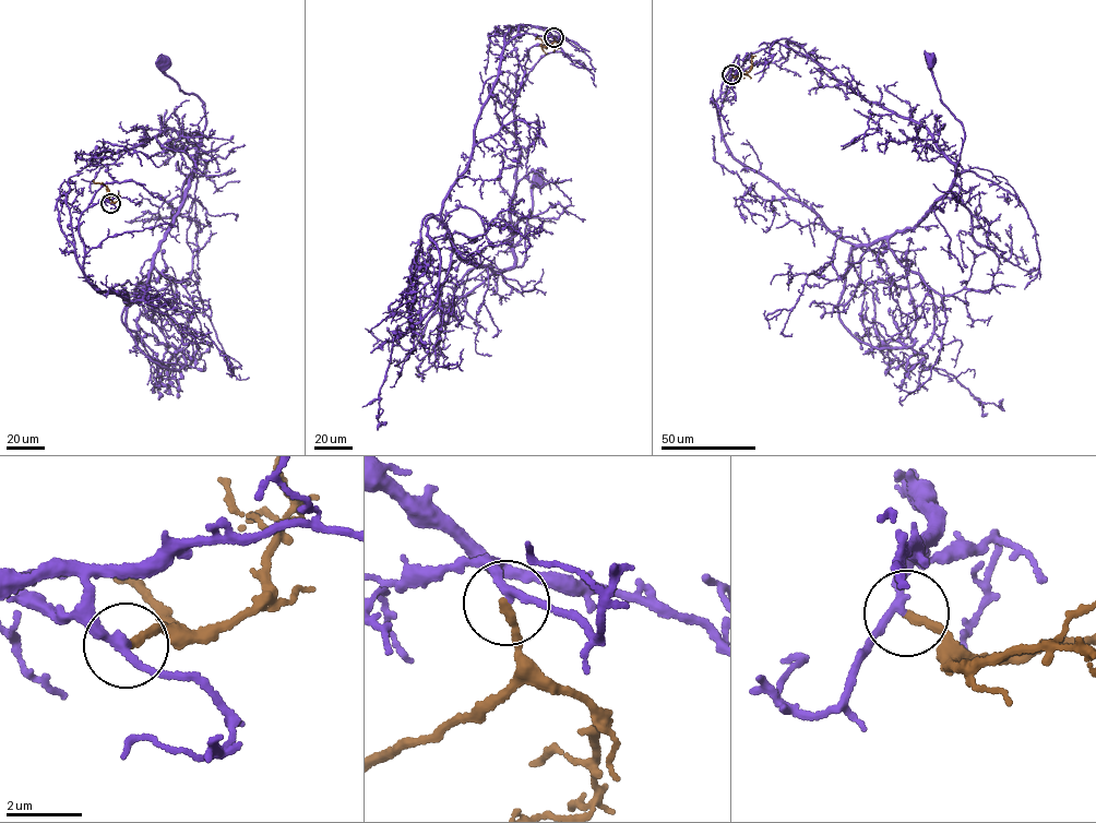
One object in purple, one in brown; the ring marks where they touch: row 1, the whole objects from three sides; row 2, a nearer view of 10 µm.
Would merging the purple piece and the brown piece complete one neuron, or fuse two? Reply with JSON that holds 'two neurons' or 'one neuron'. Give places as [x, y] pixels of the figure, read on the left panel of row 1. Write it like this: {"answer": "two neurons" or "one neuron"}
{"answer": "two neurons"}

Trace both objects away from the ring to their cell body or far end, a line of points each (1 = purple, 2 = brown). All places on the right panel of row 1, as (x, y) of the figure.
1: (730, 74), (715, 107), (734, 156), (841, 239), (867, 246), (915, 226), (954, 177), (964, 130), (930, 60)
2: (730, 74), (748, 72), (752, 57), (755, 56)

